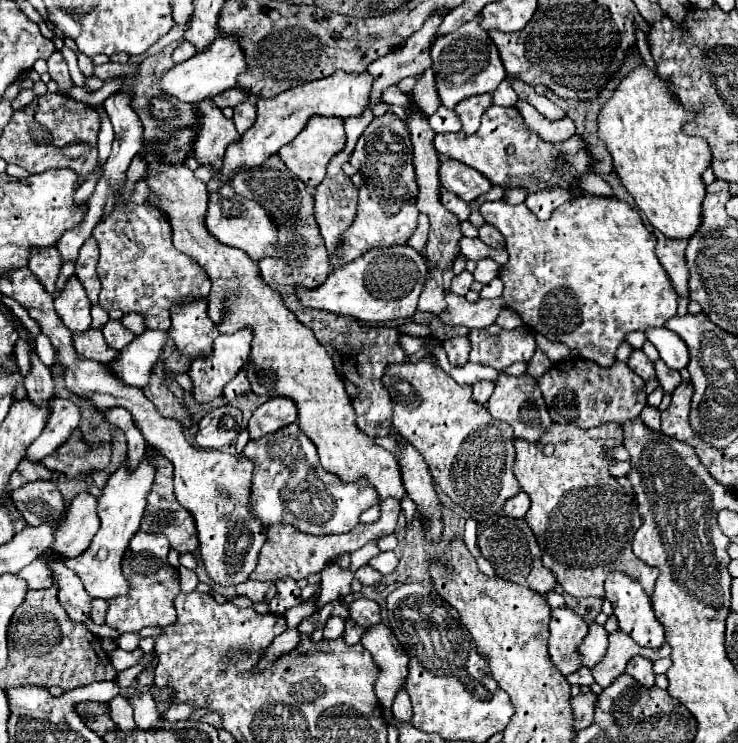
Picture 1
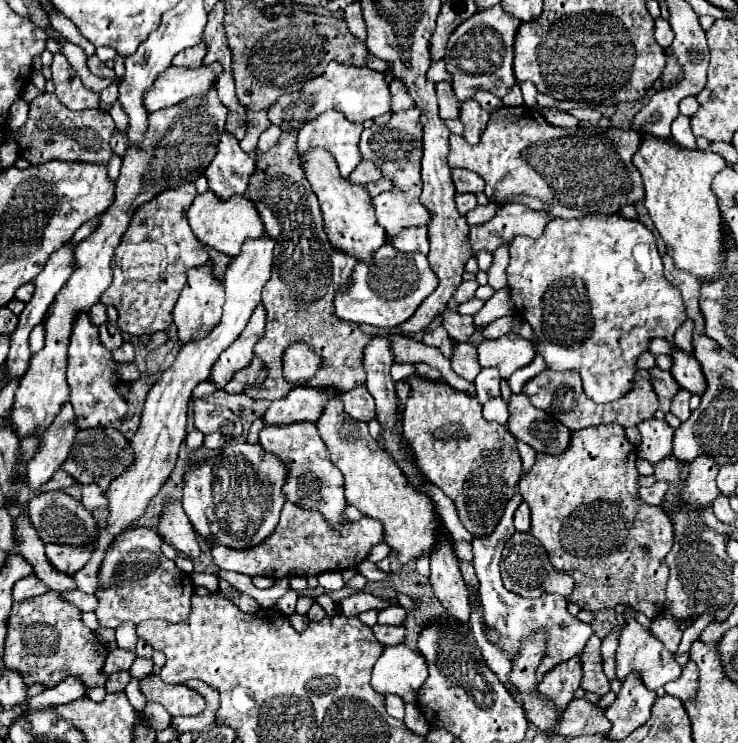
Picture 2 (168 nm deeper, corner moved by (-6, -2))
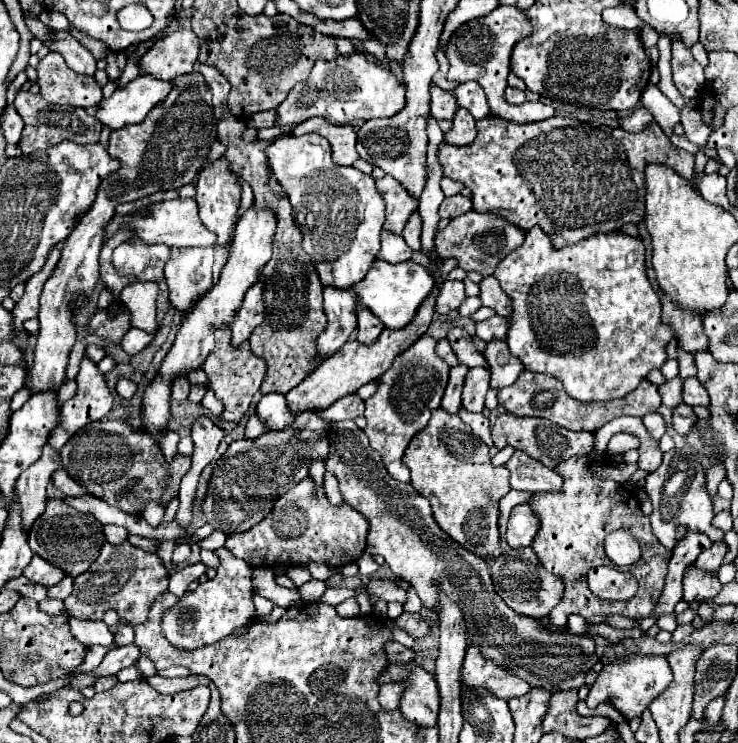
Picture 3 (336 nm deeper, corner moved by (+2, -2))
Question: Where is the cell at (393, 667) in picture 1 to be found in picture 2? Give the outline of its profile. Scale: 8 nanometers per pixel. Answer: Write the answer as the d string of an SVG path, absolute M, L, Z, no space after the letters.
M397 644L397 646L385 646L381 658L373 666L371 686L381 696L395 694L395 696L403 698L405 702L415 702L417 690L421 688L421 682L425 682L425 678L427 678L427 666L425 666L425 660L421 658L421 654L413 652L405 644Z

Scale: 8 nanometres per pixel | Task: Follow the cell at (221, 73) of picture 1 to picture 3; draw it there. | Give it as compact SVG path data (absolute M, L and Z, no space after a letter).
M147 74L137 76L123 88L117 88L109 98L103 98L95 116L111 130L137 124L157 102L169 94L169 90L171 82L161 82L157 78L149 78Z

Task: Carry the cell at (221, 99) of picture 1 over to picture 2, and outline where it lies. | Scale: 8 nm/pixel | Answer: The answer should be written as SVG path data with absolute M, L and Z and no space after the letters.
M211 90L205 98L187 98L177 106L169 106L165 110L157 110L149 114L149 128L145 132L145 140L141 146L129 146L121 174L115 184L115 200L101 216L99 228L87 236L77 248L77 270L71 274L69 282L59 290L55 302L49 308L49 316L45 320L45 348L33 354L29 370L19 382L15 392L15 402L11 408L9 424L19 438L25 436L41 436L55 416L61 412L61 406L69 402L69 386L67 386L67 346L69 334L73 328L73 320L79 312L89 312L89 308L99 302L101 294L113 282L111 260L115 256L115 246L121 240L121 234L127 230L129 218L133 212L145 204L147 200L155 198L161 190L179 188L183 184L195 182L203 172L205 166L213 160L217 152L217 142L225 128L227 106L217 98L217 92Z

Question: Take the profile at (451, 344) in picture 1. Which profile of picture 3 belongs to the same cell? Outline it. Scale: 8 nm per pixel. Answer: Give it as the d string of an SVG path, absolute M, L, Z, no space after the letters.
M459 364L455 368L451 368L451 376L449 376L449 384L445 390L445 396L441 400L441 408L449 414L457 414L461 408L461 386L463 386L463 378L467 374L467 366Z

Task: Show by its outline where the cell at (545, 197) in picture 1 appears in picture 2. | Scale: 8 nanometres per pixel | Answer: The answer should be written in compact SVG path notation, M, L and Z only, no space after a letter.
M505 204L497 210L493 220L483 226L473 226L469 230L469 240L473 244L473 252L493 252L497 246L511 242L519 234L537 238L551 220L553 216L547 210L531 210L523 204Z

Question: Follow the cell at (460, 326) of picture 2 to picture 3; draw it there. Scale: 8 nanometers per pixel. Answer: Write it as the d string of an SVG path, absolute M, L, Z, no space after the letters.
M451 328L449 334L447 334L447 340L453 346L453 350L455 350L455 354L457 354L461 364L465 364L469 368L473 368L473 366L489 368L485 356L481 352L477 352L477 348L473 346L469 334L463 328Z

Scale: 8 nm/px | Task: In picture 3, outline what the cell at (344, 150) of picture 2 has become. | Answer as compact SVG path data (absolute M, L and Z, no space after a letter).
M313 118L313 120L301 122L301 126L295 126L293 130L295 136L309 134L309 132L317 132L329 140L333 148L333 162L341 166L353 166L353 162L359 158L355 150L357 134L351 126L335 126L331 122L325 122L325 118Z

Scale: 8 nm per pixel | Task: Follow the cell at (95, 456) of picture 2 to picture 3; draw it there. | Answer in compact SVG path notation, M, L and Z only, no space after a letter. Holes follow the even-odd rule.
M123 420L115 422L91 422L83 426L61 450L61 462L65 472L81 484L89 494L105 500L111 506L121 508L127 514L141 516L145 502L157 500L167 506L179 494L179 482L191 468L191 456L175 454L171 462L165 462L161 448L157 448L155 440L143 430L133 428ZM169 476L171 482L167 488L161 488L163 478Z

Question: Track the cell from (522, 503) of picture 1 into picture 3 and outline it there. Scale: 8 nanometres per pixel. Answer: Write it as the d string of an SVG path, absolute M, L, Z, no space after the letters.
M519 504L511 510L509 522L507 522L507 532L505 532L505 540L511 548L525 548L531 546L533 538L539 532L539 516L527 506L527 504Z

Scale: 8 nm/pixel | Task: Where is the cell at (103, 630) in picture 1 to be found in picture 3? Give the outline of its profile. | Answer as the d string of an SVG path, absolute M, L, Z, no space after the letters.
M43 600L43 602L39 602L39 608L45 610L47 614L61 614L61 616L65 616L61 600Z

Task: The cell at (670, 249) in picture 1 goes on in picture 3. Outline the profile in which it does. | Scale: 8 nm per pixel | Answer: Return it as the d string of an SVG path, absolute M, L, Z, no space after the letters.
M657 290L657 294L663 304L661 320L673 328L679 348L689 354L707 350L709 342L707 342L701 318L689 318L689 314L681 314L681 310L677 310L677 306L673 306L673 302L669 302L669 298L665 298L665 294L661 294L661 290Z

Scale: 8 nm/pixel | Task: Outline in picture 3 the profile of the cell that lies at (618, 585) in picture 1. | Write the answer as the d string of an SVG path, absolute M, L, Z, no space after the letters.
M635 656L627 660L617 660L615 664L605 666L601 678L597 678L597 682L591 686L587 706L597 708L599 704L609 702L629 722L641 716L647 706L665 690L665 686L669 686L671 680L673 672L669 670L669 662L665 656Z

